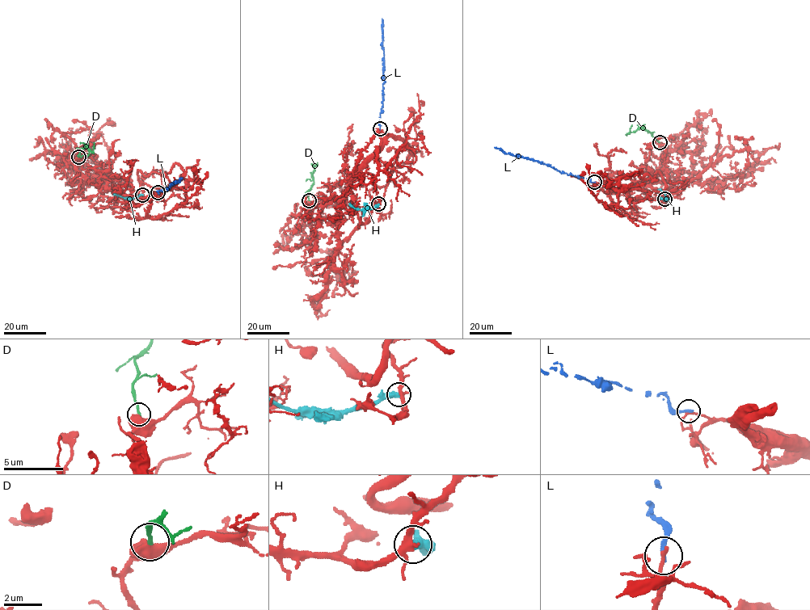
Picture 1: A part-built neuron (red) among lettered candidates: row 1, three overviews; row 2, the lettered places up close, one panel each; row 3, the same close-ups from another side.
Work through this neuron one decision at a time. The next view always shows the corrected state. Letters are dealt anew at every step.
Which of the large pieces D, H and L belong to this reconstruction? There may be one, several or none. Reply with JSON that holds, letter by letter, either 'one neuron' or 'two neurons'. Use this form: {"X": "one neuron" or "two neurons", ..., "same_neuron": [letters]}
{"D": "two neurons", "H": "two neurons", "L": "two neurons", "same_neuron": []}

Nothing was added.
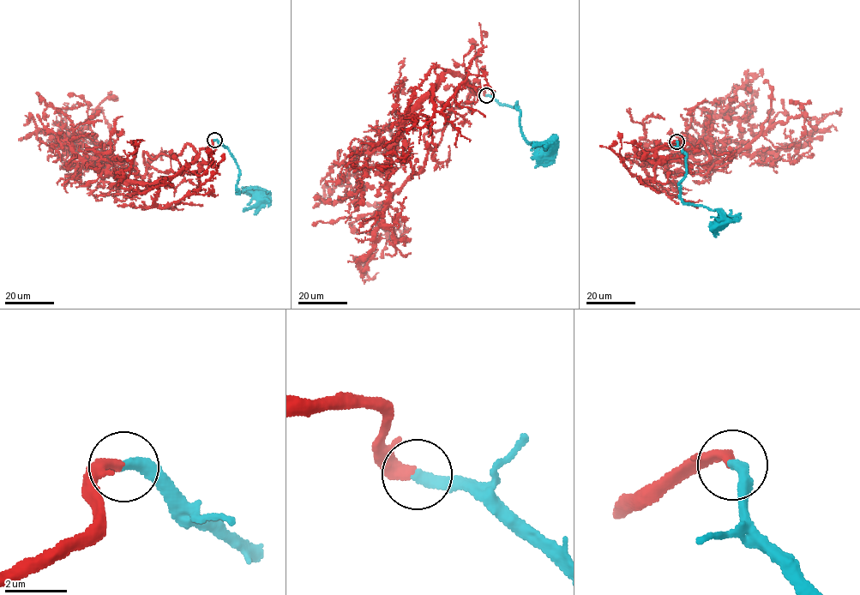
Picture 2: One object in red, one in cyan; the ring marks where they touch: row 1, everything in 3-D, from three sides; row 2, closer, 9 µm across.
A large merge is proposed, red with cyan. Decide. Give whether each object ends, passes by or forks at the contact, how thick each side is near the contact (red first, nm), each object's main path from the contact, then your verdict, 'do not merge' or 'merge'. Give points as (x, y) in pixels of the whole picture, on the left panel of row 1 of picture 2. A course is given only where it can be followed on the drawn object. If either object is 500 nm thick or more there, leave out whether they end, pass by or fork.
red ends; cyan ends; calibres 400 and 400 nm; course red (214, 140), (174, 176), (148, 184), (123, 179), (101, 171), (76, 151), (64, 114), (78, 103); course cyan (214, 140), (227, 147), (235, 160), (239, 173), (237, 193), (257, 188), (264, 197); merge

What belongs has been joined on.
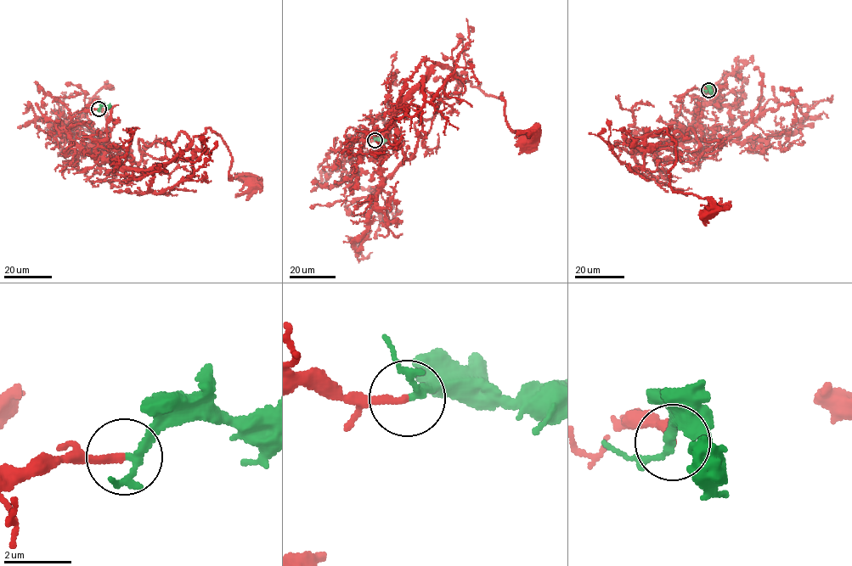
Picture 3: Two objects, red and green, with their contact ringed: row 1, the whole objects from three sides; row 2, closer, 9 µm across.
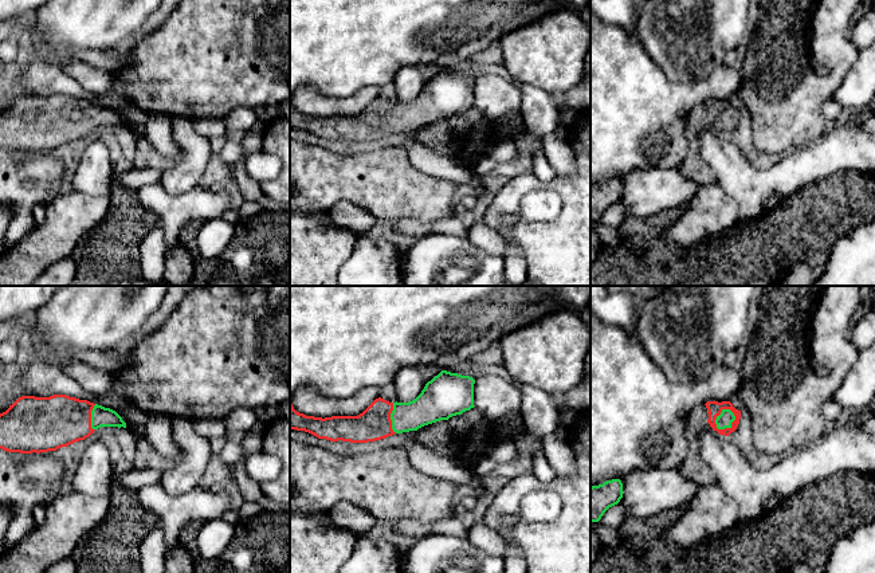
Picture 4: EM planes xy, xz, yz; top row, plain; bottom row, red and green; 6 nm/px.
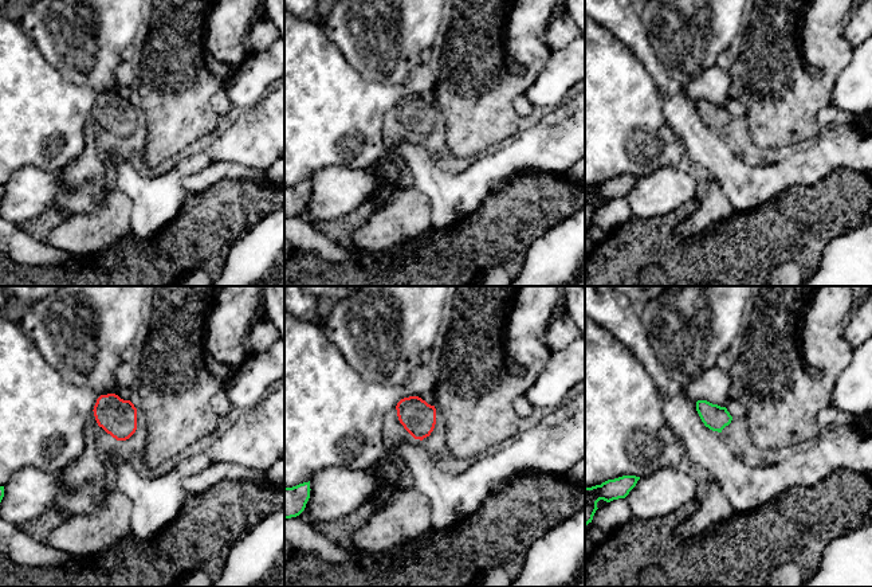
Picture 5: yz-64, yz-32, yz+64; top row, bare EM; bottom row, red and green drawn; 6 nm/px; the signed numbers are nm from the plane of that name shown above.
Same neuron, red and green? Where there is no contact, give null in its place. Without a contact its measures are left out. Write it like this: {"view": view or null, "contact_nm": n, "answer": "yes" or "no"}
{"view": "yz", "contact_nm": 150, "answer": "yes"}

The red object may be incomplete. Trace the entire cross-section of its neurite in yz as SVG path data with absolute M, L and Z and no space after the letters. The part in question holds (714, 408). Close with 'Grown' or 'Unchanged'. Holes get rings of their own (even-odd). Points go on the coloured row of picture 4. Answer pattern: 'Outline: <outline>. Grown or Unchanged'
Outline: M707 401L706 404L710 427L719 435L729 436L739 424L741 411L735 409L730 401Z. Grown

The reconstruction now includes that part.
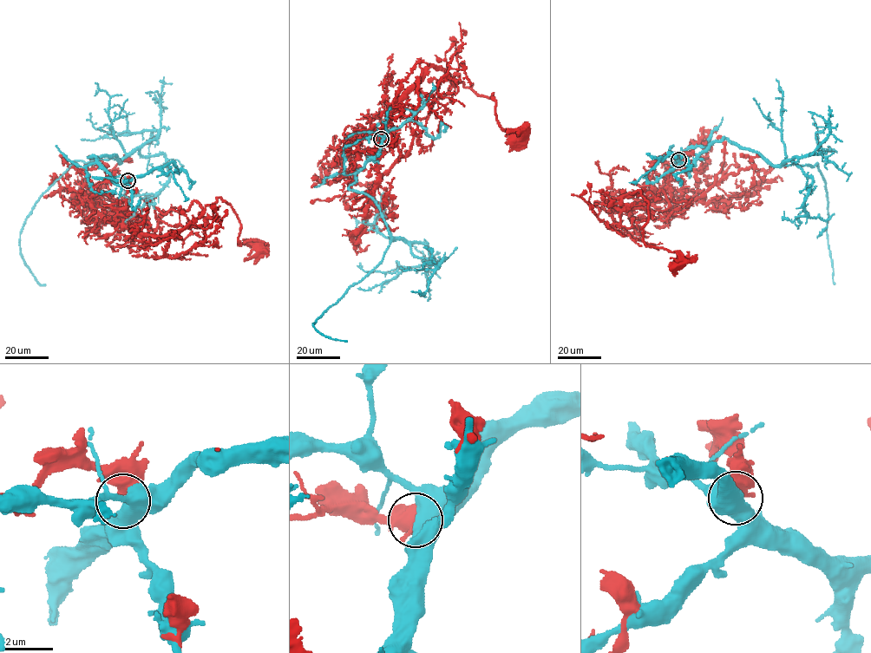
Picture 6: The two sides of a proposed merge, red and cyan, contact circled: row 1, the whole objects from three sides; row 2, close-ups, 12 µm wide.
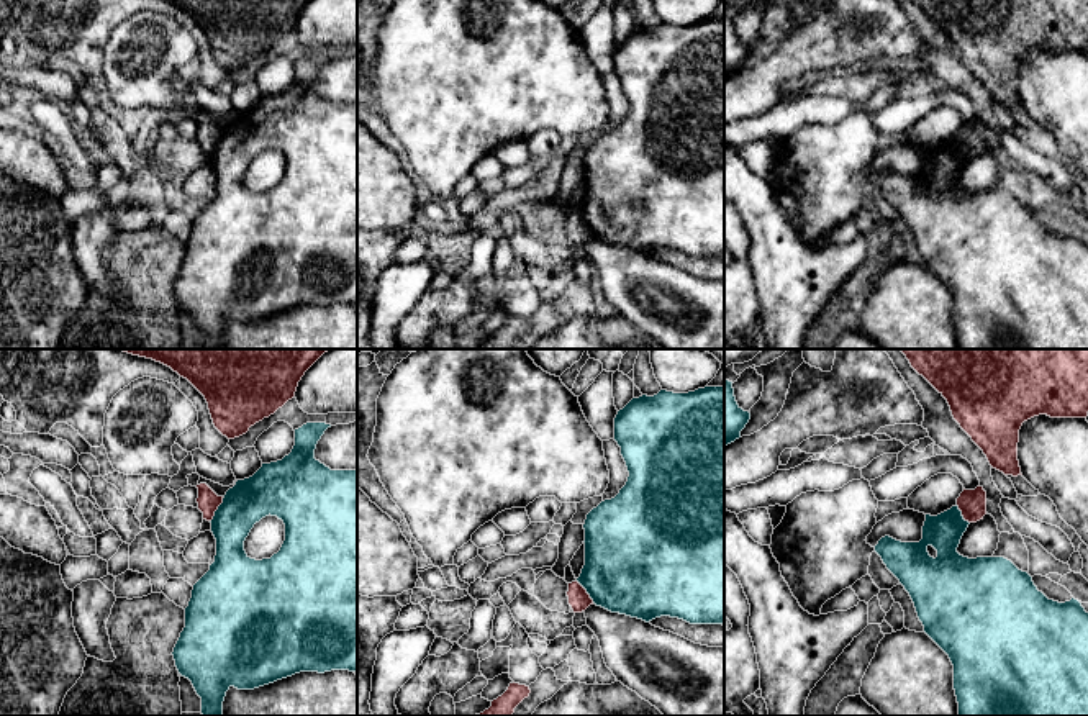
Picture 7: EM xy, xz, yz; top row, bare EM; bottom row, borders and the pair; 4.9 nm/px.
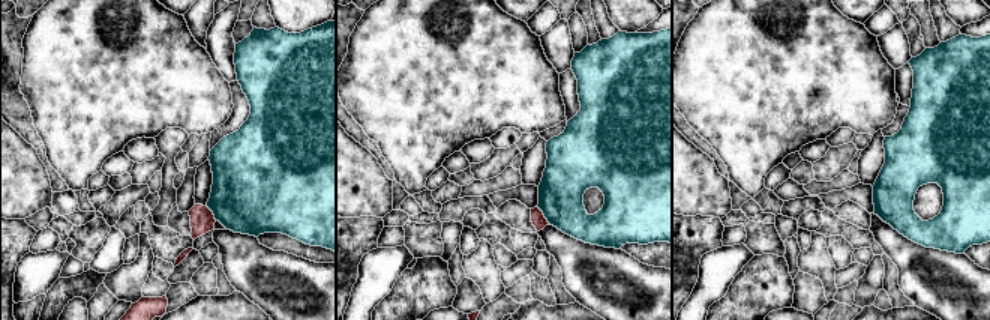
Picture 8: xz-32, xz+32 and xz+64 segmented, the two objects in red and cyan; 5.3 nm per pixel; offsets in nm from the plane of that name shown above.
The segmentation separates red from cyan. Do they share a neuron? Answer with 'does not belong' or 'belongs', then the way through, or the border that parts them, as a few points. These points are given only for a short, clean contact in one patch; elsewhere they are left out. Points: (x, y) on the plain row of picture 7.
does not belong; border xy (223, 131), (210, 154)

